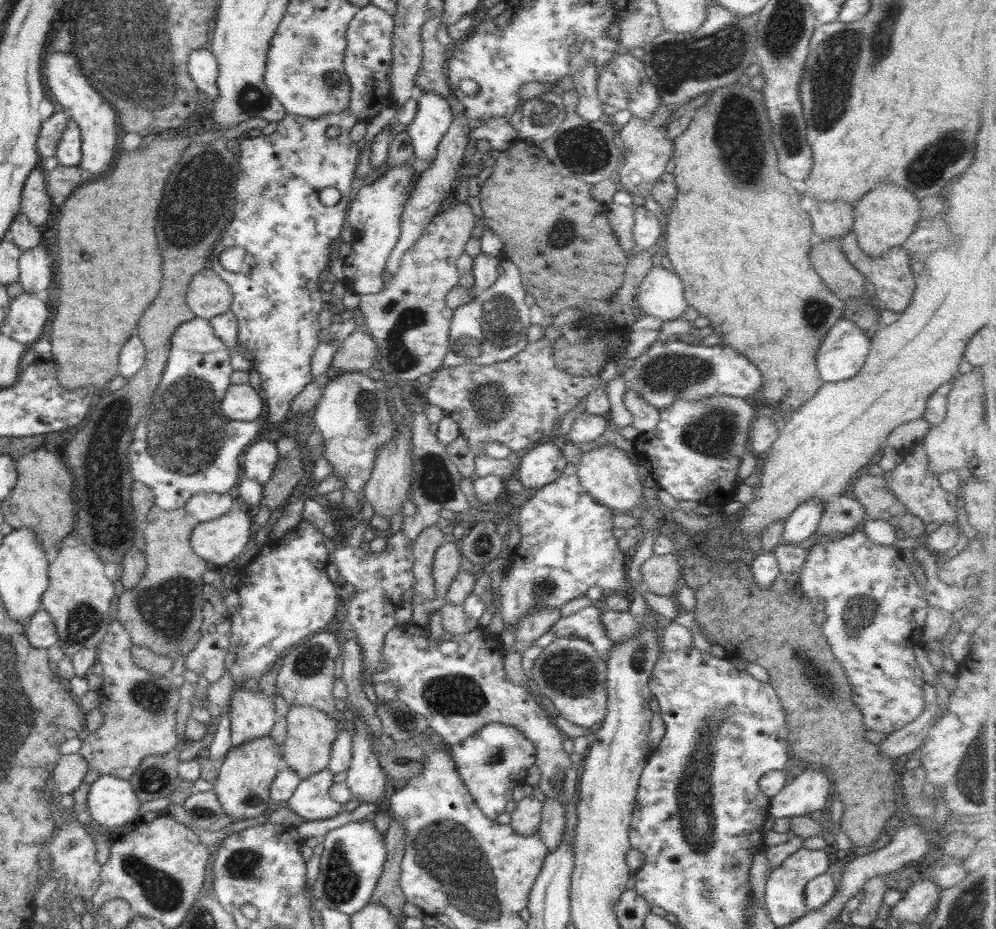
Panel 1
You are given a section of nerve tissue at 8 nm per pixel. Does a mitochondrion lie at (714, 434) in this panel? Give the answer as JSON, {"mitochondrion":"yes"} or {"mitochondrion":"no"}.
{"mitochondrion":"yes"}

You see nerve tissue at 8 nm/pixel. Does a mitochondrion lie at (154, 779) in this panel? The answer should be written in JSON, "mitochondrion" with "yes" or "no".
{"mitochondrion":"yes"}

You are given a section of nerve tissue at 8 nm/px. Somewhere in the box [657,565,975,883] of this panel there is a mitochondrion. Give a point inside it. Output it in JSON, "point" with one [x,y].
{"point":[860,616]}

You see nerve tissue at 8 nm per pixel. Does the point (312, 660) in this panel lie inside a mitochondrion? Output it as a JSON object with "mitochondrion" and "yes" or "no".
{"mitochondrion":"yes"}

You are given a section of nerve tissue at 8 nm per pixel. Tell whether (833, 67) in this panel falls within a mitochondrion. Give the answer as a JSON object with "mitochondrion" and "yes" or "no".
{"mitochondrion":"yes"}

